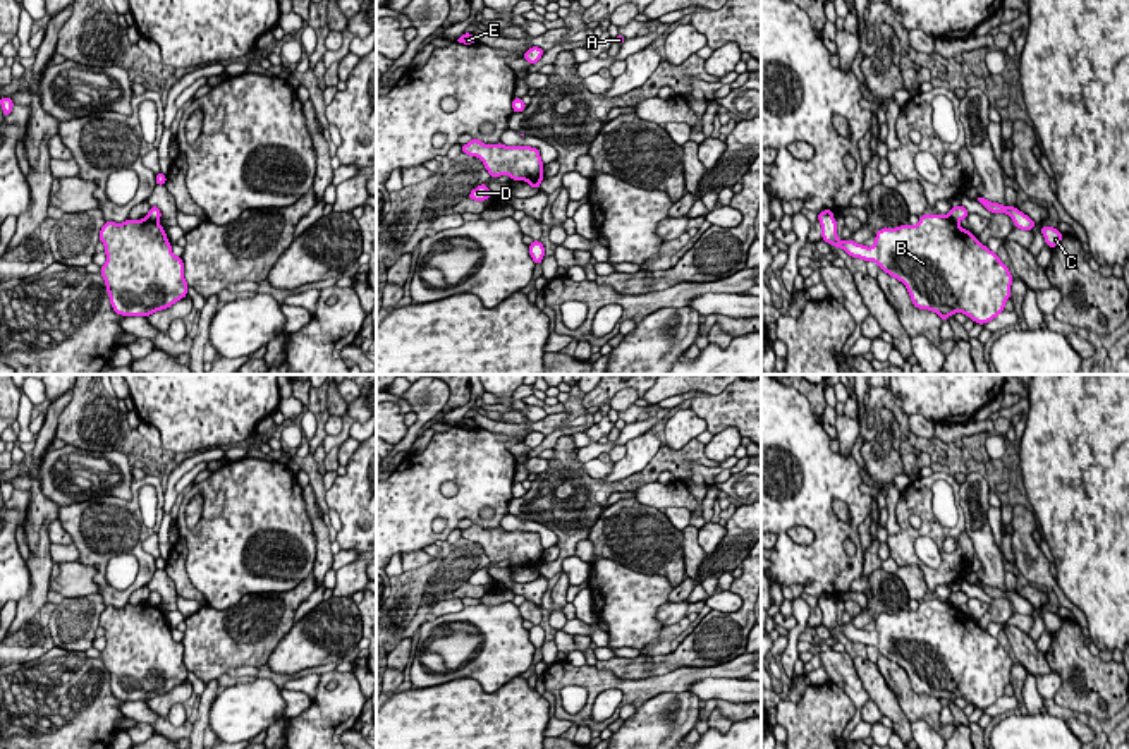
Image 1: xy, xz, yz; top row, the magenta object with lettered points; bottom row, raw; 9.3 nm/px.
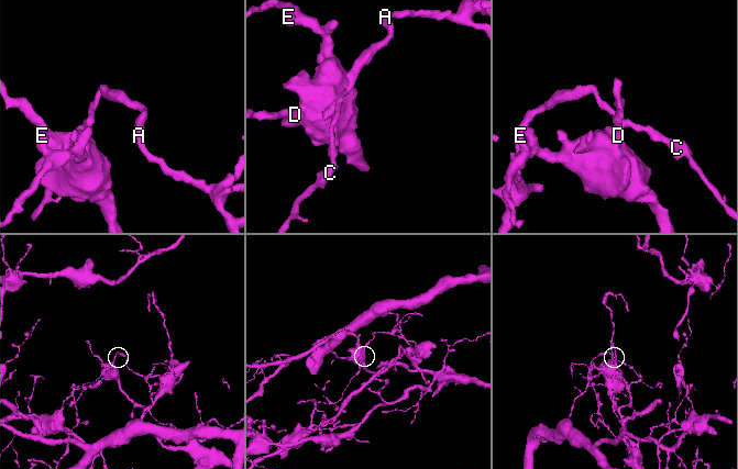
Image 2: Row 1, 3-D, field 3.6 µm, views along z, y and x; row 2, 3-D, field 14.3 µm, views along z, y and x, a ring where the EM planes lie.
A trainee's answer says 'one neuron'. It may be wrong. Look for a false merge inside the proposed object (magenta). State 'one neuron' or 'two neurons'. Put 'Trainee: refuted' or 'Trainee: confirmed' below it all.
two neurons
Trainee: refuted

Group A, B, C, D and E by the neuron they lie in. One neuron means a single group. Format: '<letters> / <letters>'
A C / B D E

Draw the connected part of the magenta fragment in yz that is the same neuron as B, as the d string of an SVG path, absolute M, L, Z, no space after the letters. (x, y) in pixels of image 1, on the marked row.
M832 210L818 213L821 241L849 256L875 261L902 282L918 309L935 311L942 321L962 313L985 325L1005 309L1012 275L998 254L943 215L926 213L916 225L883 227L875 244L839 241Z

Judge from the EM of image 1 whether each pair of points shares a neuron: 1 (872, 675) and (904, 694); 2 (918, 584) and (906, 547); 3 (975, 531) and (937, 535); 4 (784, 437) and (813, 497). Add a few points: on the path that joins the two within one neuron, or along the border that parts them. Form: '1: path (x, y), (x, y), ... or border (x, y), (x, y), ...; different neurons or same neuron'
1: border (875, 662), (882, 679), (908, 718); different neurons
2: border (899, 566), (916, 566), (928, 590); different neurons
3: border (961, 511), (966, 529); different neurons
4: path (794, 452), (805, 466), (806, 481); same neuron

